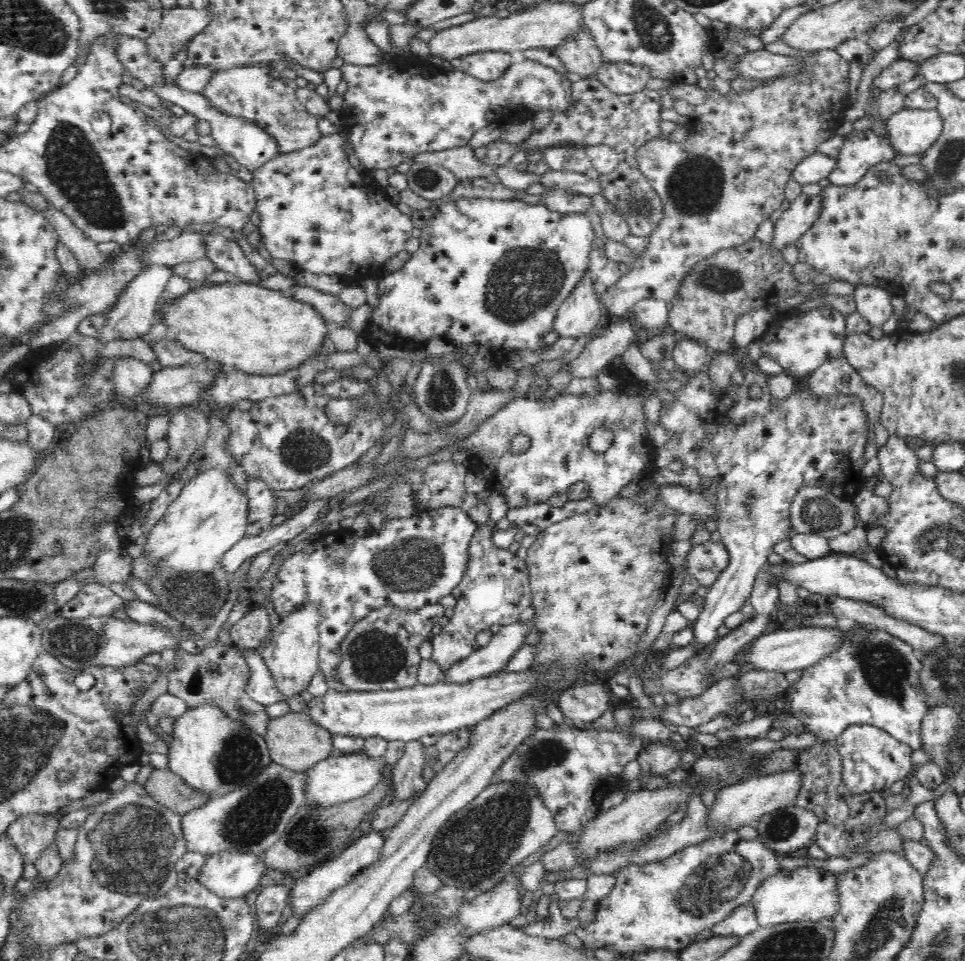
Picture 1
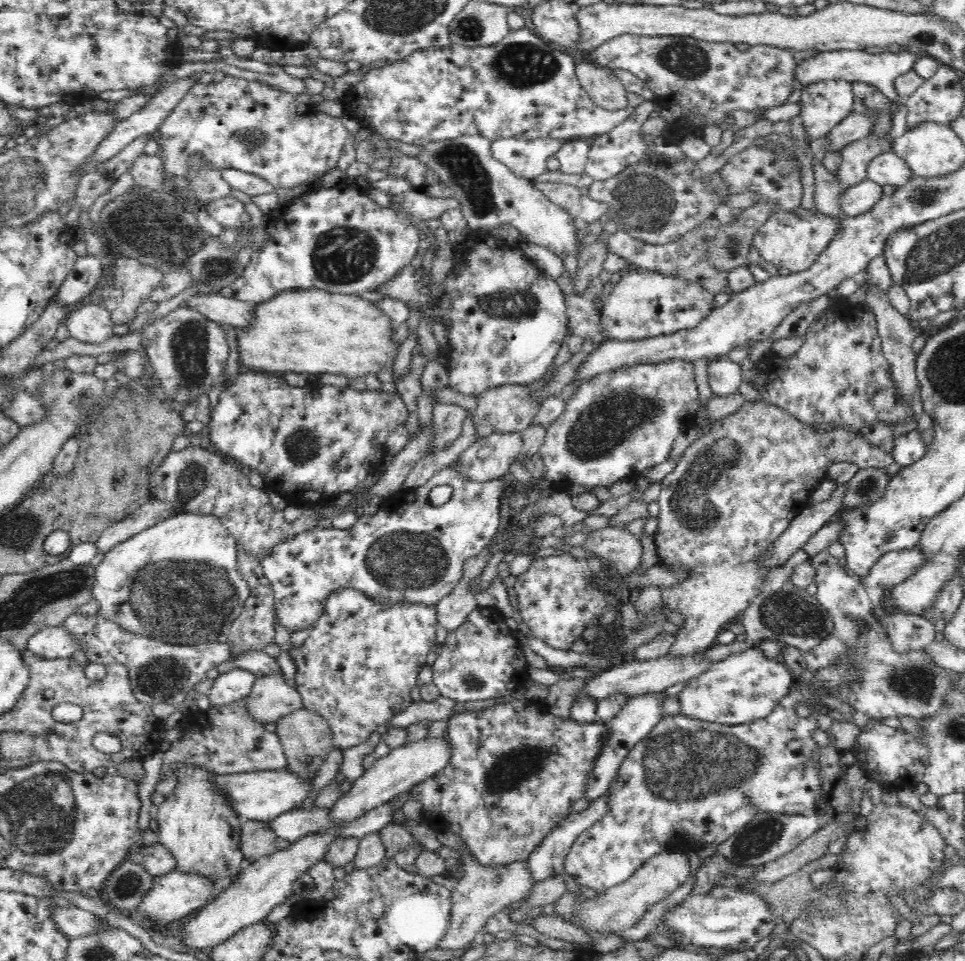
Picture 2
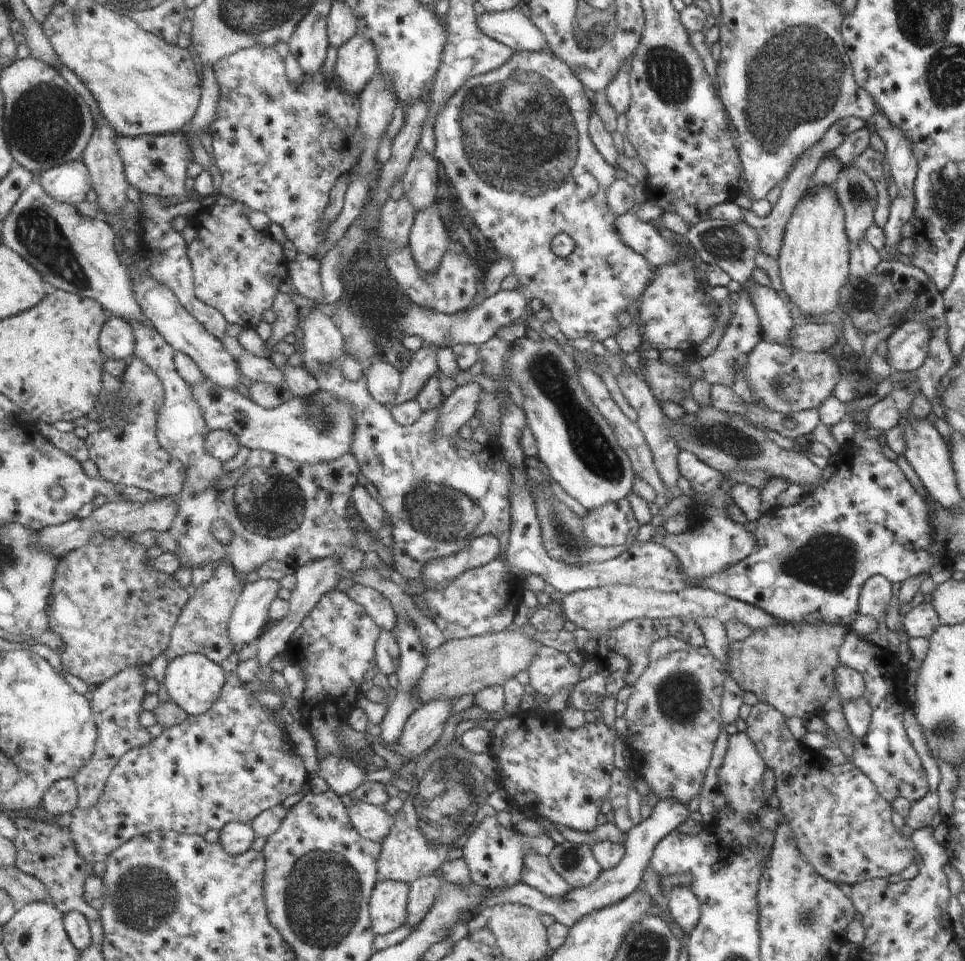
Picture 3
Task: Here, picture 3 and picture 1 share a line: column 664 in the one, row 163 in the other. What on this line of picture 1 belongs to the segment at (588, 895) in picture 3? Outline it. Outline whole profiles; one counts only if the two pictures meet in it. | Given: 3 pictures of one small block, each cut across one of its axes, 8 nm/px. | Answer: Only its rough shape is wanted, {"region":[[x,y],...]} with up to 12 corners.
{"region":[[814,152],[798,163],[791,179],[800,185],[823,184],[838,158]]}

